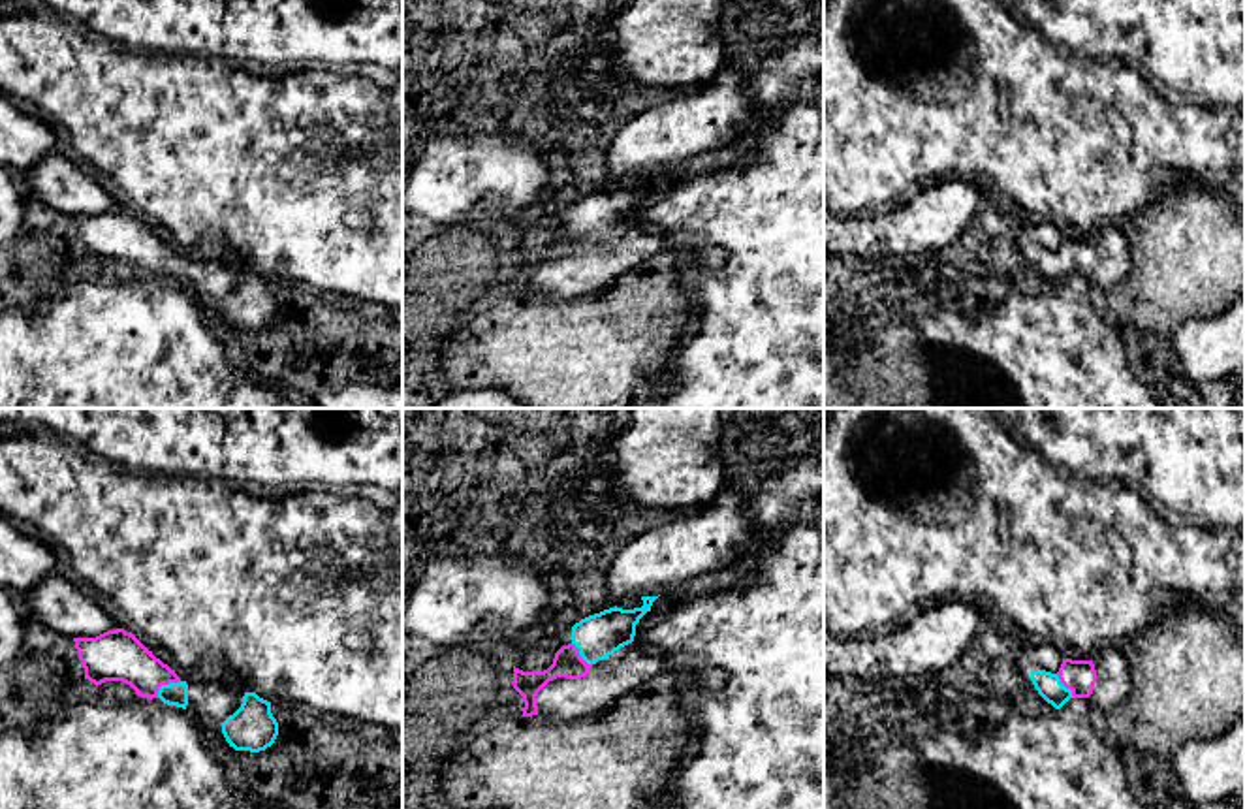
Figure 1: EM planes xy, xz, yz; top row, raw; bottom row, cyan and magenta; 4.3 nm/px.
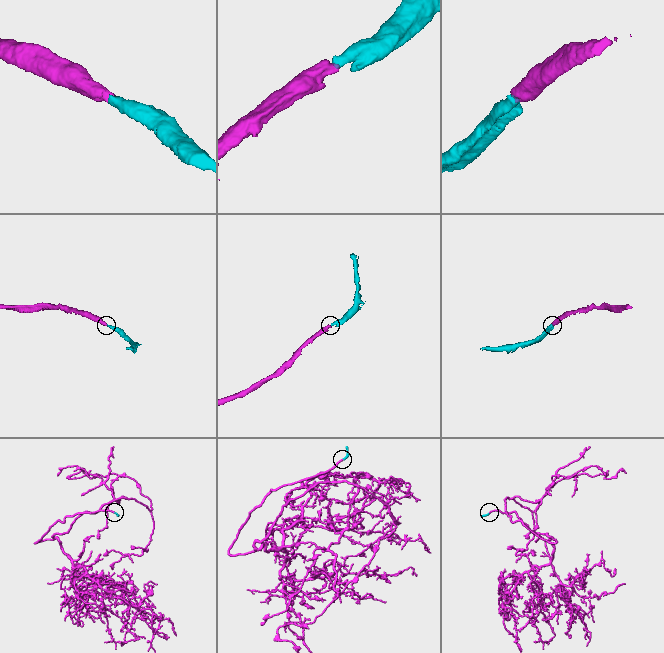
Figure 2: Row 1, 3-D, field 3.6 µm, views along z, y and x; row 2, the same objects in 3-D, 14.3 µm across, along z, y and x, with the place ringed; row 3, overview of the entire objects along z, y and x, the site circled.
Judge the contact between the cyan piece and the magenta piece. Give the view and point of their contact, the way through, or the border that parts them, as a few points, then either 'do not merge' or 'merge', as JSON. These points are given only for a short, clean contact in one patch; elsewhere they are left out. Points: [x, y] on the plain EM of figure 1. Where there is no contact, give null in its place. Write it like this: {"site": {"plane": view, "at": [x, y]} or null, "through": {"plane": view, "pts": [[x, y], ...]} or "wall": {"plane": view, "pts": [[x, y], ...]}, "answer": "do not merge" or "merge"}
{"site": {"plane": "xy", "at": [164, 264]}, "through": {"plane": "xy", "pts": [[175, 271], [164, 264], [115, 234]]}, "answer": "merge"}

